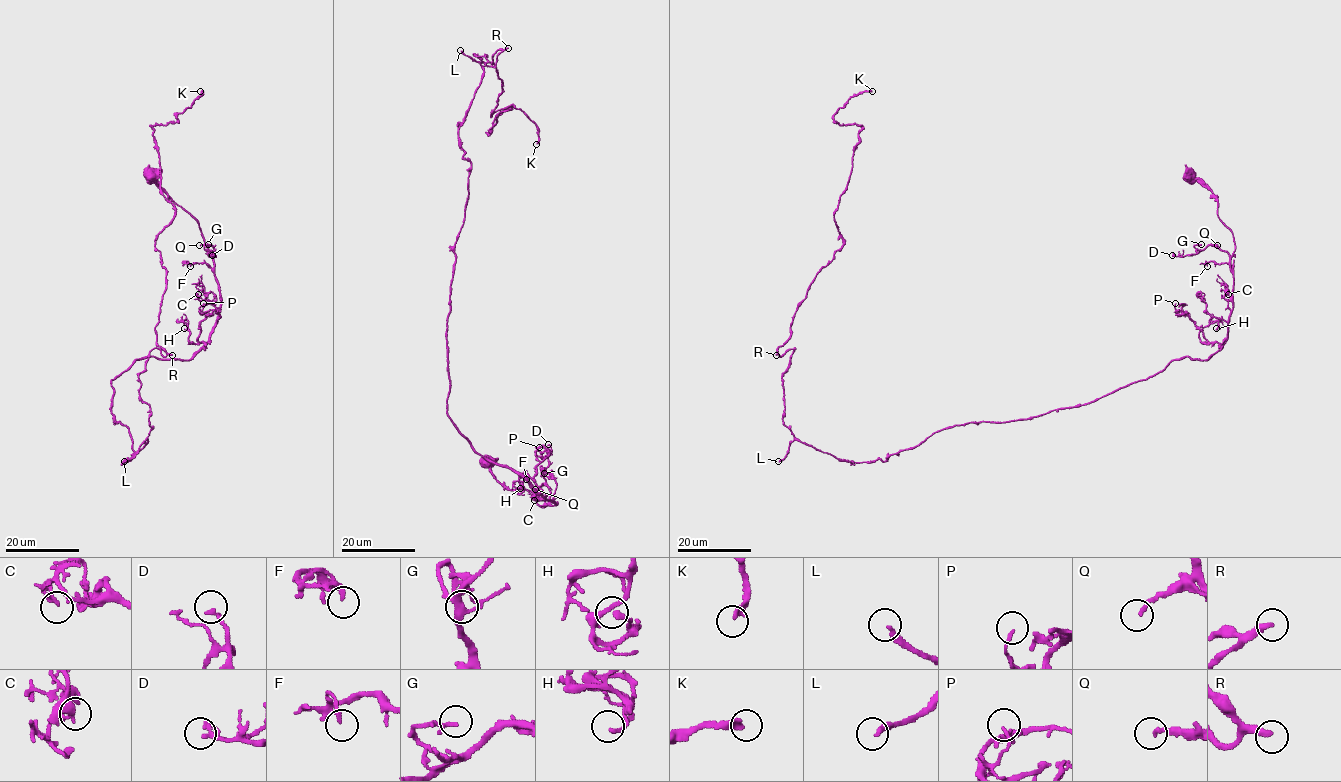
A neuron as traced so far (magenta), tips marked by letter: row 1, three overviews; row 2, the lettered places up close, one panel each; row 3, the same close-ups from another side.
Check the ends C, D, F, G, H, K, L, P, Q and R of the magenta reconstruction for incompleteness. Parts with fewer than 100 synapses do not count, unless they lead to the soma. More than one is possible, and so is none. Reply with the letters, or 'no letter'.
L

